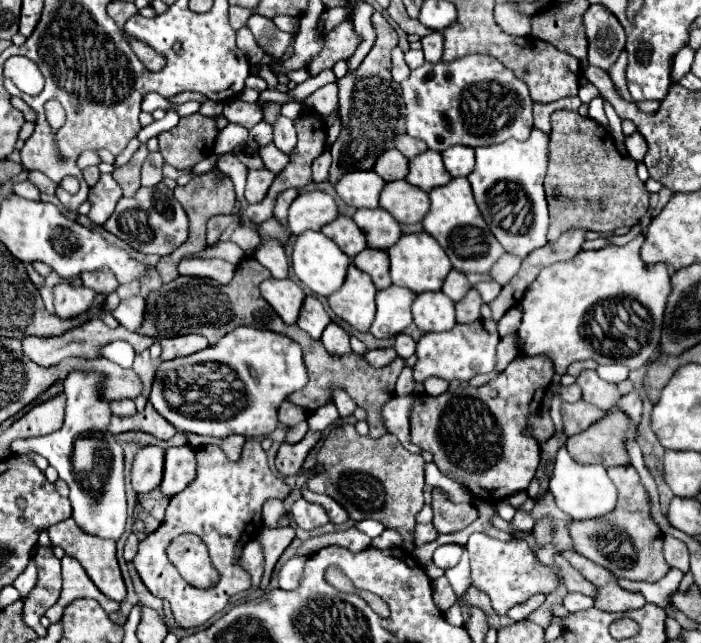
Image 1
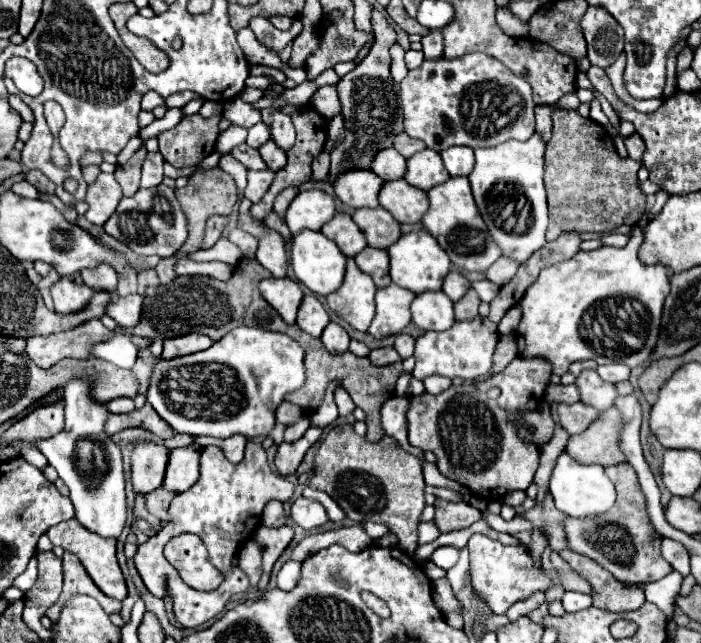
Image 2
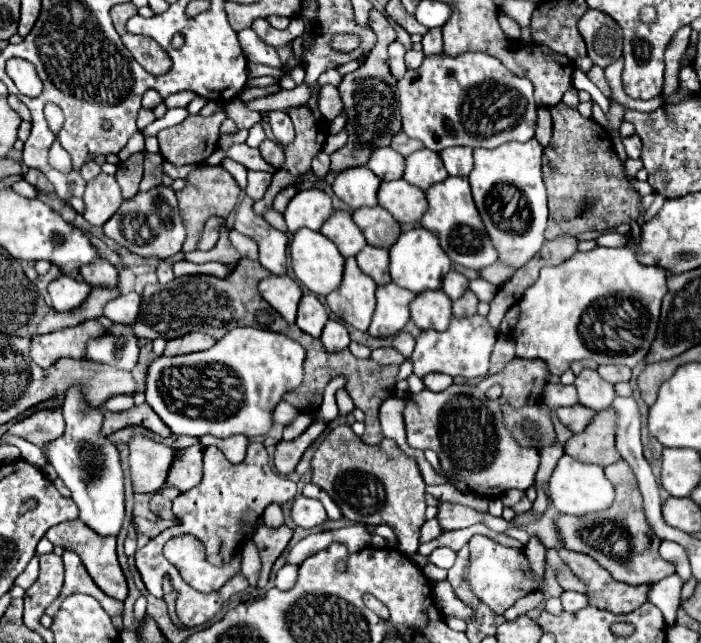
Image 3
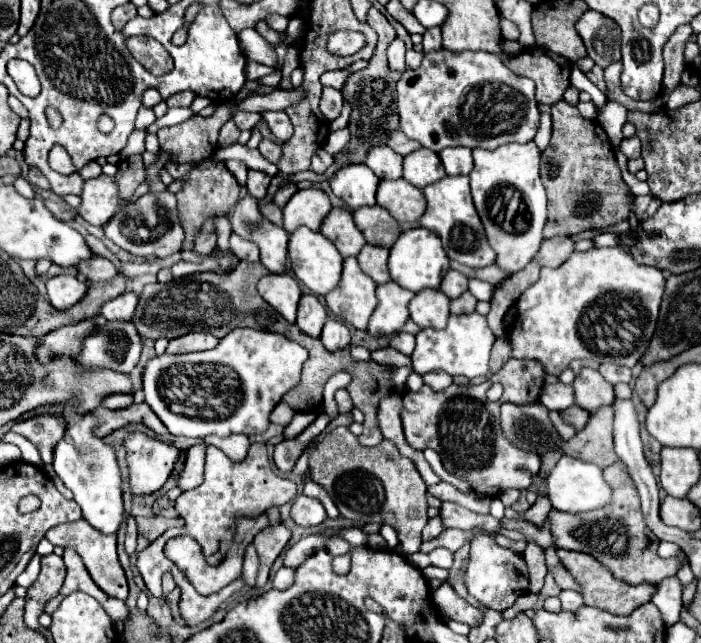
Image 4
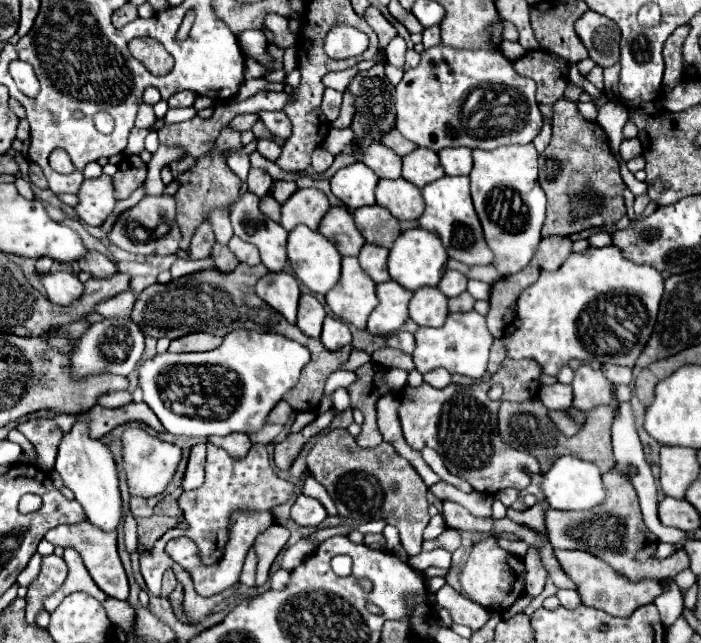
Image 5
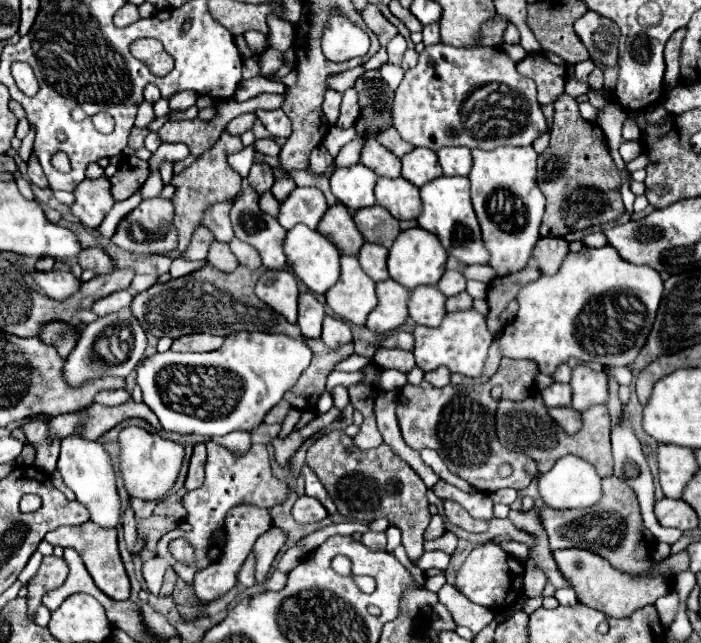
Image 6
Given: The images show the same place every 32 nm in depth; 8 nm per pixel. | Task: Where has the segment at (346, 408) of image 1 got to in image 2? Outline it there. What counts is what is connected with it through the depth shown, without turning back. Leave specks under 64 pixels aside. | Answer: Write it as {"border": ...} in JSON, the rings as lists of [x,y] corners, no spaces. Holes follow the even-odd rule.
{"border":[[[336,388],[334,390],[334,400],[338,404],[338,410],[340,410],[340,416],[348,416],[354,412],[356,404],[352,402],[352,398],[348,396],[348,392],[344,388]]]}

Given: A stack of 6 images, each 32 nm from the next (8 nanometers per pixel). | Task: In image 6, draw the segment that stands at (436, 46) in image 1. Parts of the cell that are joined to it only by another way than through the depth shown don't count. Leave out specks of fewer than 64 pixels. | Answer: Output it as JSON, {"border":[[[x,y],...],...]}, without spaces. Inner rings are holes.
{"border":[[[438,24],[424,26],[422,34],[424,34],[424,46],[432,46],[432,44],[440,42],[440,26]]]}

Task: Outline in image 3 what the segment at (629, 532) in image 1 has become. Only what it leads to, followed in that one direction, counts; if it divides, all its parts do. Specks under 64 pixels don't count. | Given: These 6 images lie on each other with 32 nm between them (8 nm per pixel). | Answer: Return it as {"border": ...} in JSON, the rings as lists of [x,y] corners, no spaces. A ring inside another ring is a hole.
{"border":[[[616,462],[604,468],[604,474],[616,488],[616,500],[612,508],[596,512],[592,516],[560,516],[558,528],[562,542],[568,550],[592,556],[600,566],[604,566],[616,580],[626,584],[652,584],[674,572],[674,564],[666,562],[658,554],[660,538],[648,526],[642,508],[642,496],[636,484],[636,476],[626,462]]]}

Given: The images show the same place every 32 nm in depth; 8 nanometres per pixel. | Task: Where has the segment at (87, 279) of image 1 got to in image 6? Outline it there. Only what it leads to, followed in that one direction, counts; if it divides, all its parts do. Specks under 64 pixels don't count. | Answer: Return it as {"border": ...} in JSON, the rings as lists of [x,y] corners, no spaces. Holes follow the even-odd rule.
{"border":[[[84,248],[84,252],[80,252],[80,256],[78,256],[78,262],[80,262],[82,270],[92,270],[92,272],[96,272],[96,276],[114,272],[112,258],[106,252],[102,252],[100,248]]]}

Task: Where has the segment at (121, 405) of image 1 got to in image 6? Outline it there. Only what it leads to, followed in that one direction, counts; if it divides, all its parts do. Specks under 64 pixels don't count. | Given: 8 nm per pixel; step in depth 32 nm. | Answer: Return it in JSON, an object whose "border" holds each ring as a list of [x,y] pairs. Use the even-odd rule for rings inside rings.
{"border":[[[110,390],[110,392],[100,392],[96,396],[96,402],[102,406],[120,406],[130,400],[130,394],[126,390]]]}

